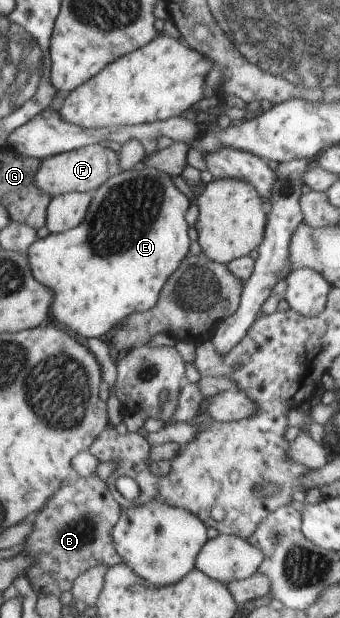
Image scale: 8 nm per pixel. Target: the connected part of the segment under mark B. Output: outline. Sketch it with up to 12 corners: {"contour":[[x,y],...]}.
{"contour":[[97,474],[62,486],[24,547],[35,590],[60,596],[122,564],[121,501]]}

